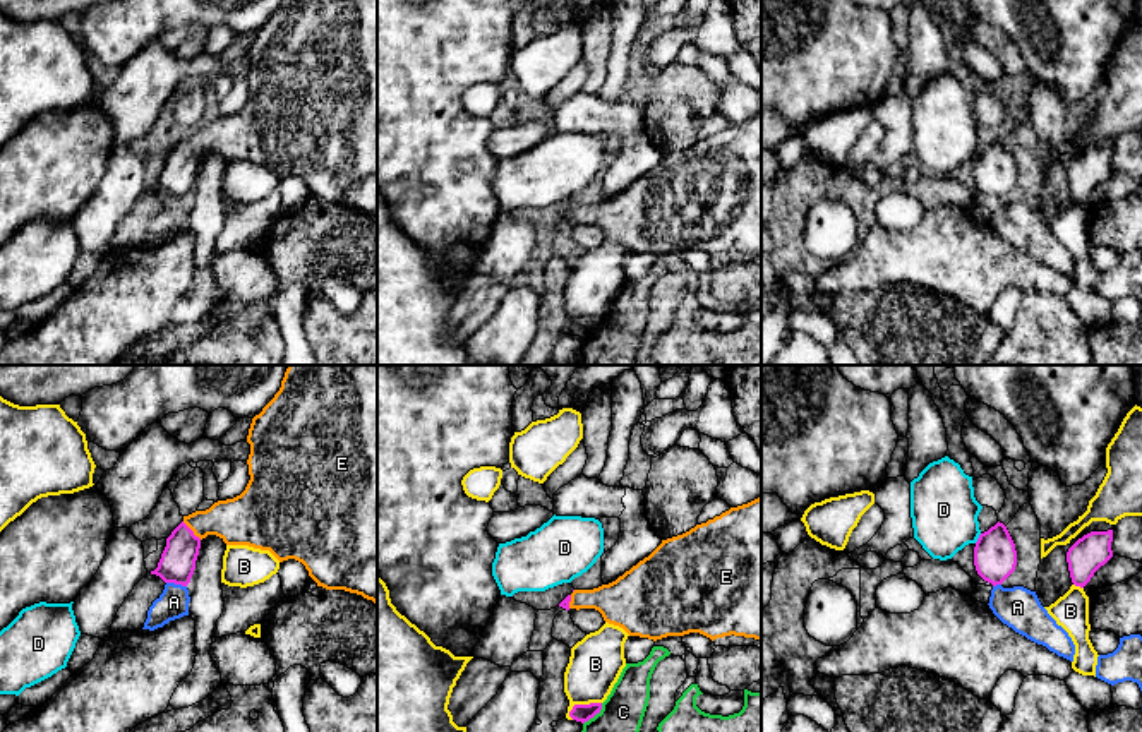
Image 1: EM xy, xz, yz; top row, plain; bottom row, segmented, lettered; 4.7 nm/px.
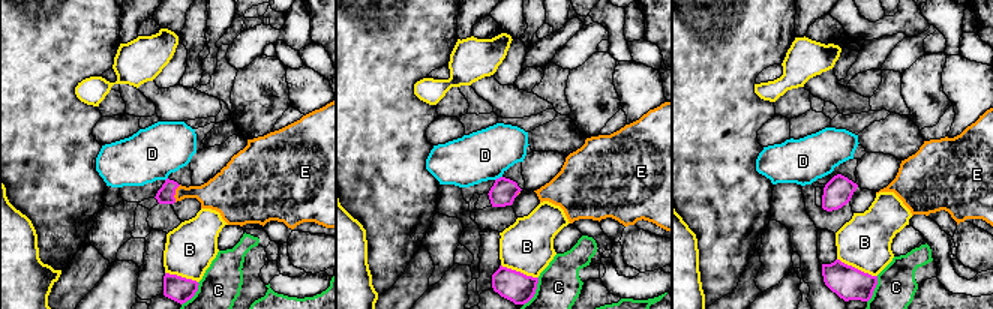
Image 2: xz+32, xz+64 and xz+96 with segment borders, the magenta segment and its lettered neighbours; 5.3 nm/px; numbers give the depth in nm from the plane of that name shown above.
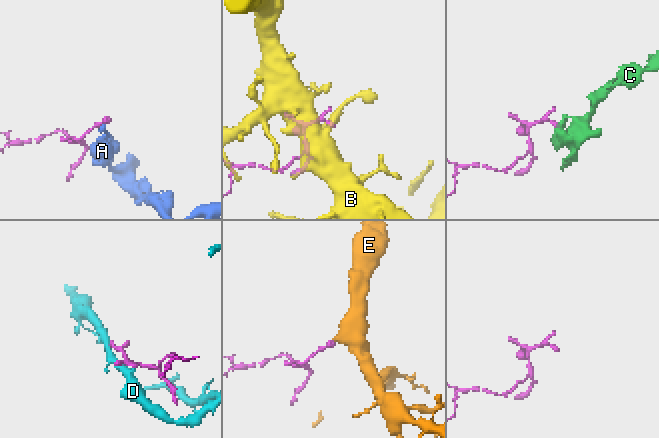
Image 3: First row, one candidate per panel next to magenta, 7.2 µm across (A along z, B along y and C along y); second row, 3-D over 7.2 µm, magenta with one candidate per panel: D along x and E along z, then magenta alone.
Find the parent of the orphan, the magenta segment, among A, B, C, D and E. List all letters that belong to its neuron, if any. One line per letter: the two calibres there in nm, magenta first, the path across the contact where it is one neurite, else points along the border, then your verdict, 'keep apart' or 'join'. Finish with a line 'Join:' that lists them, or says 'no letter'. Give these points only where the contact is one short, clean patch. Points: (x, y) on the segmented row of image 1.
A: calibres 170 and 140 nm; keep apart
B: calibres 80 and 260 nm; keep apart
C: calibres 80 and 200 nm; border xz (602, 703), (583, 724); keep apart
D: calibres 200 and 320 nm; keep apart
E: calibres 170 and 240 nm; way xy (177, 563), (182, 546), (192, 532), (208, 522), (244, 520); join
Join: E

